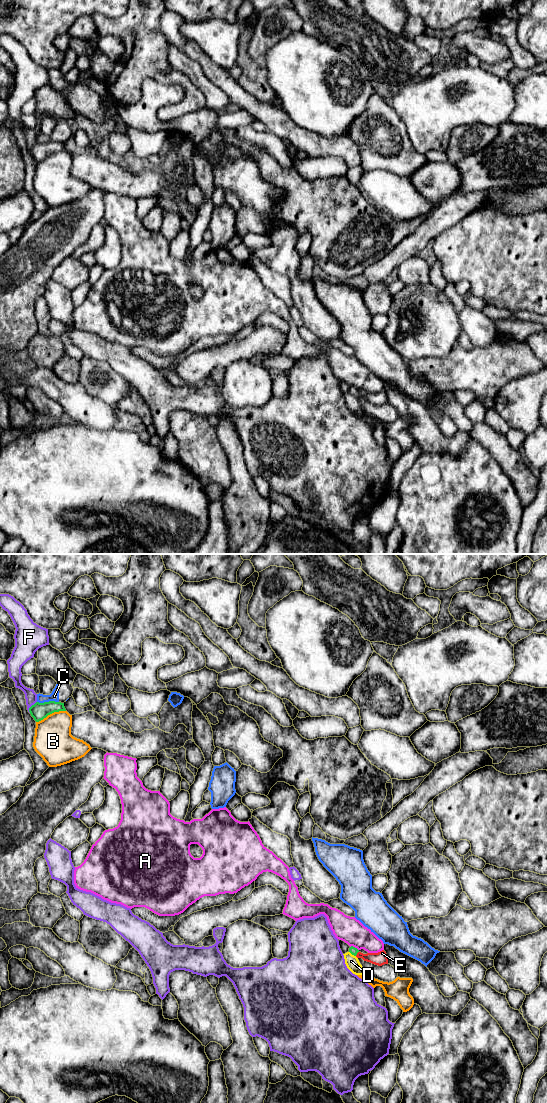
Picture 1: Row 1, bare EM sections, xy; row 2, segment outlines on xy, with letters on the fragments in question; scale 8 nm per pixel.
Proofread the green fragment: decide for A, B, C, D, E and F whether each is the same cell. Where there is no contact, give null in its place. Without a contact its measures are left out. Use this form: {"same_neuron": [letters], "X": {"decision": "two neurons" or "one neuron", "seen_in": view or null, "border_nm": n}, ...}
{"same_neuron": ["E"], "A": {"decision": "two neurons", "seen_in": "xy", "border_nm": 80}, "B": {"decision": "two neurons", "seen_in": "xy", "border_nm": 260}, "C": {"decision": "two neurons", "seen_in": "xy", "border_nm": 180}, "D": {"decision": "two neurons", "seen_in": "xy", "border_nm": 70}, "E": {"decision": "one neuron", "seen_in": "xy", "border_nm": 50}, "F": {"decision": "two neurons", "seen_in": "xy", "border_nm": 110}}

